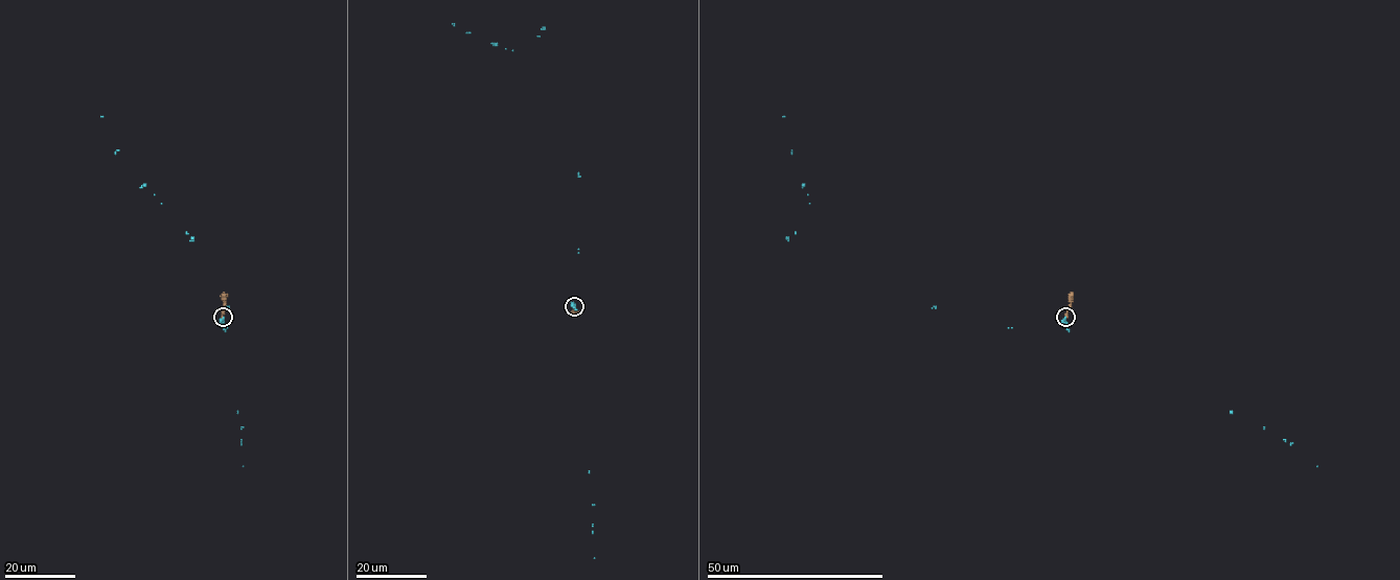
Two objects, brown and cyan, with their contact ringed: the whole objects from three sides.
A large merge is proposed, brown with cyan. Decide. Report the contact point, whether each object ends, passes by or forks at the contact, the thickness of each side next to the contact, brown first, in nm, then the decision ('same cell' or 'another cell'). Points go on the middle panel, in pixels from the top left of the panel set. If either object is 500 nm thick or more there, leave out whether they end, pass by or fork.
(574, 306) | brown ends | cyan ends | 190/320 nm | same cell

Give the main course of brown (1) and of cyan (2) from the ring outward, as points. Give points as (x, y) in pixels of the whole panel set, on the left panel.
1: (222, 317), (223, 293)
2: (223, 318), (222, 321), (227, 327), (228, 307), (116, 154), (117, 151), (101, 117)

